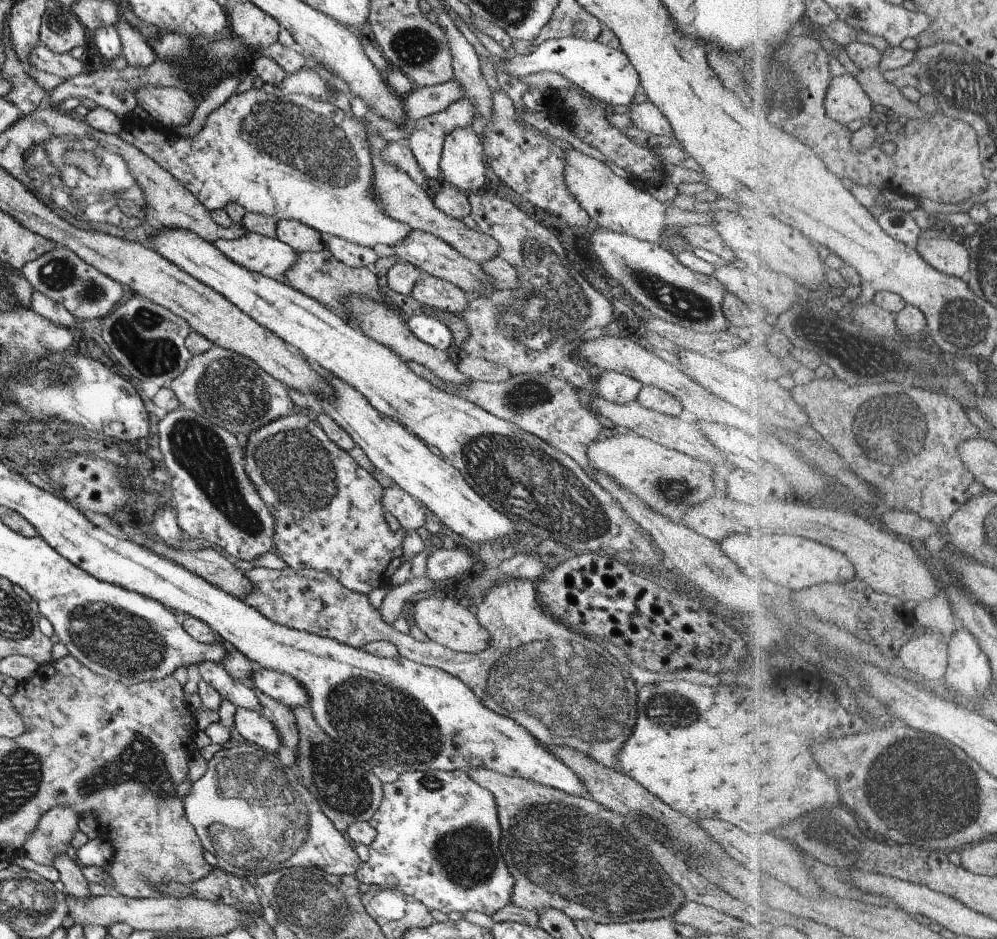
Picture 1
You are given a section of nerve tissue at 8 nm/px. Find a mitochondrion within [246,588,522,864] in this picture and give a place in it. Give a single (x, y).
(382, 722)

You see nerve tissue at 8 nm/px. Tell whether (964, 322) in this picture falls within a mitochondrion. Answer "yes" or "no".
yes

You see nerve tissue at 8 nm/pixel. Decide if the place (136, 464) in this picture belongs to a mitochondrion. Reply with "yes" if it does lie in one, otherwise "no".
no

